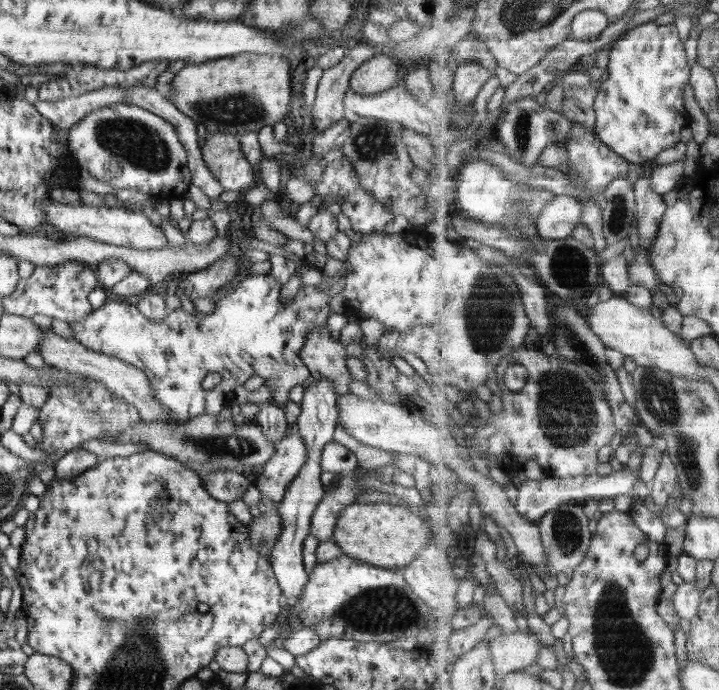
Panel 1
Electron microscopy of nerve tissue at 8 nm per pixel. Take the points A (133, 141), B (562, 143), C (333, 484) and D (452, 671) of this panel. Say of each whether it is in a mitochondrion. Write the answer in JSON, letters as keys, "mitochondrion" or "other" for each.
{"A":"mitochondrion","B":"other","C":"other","D":"other"}

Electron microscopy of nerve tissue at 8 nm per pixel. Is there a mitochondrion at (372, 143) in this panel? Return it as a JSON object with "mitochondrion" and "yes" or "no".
{"mitochondrion":"yes"}

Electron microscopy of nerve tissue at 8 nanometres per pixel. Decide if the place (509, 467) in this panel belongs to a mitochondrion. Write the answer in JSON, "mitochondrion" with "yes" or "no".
{"mitochondrion":"no"}

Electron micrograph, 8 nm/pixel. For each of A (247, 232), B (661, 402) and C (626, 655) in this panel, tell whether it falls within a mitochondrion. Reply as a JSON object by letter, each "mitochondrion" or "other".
{"A":"other","B":"mitochondrion","C":"mitochondrion"}

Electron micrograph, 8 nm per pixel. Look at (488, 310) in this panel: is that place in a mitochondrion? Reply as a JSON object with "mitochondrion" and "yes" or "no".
{"mitochondrion":"yes"}

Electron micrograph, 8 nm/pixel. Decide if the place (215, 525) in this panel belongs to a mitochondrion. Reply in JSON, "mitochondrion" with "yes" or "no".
{"mitochondrion":"no"}

